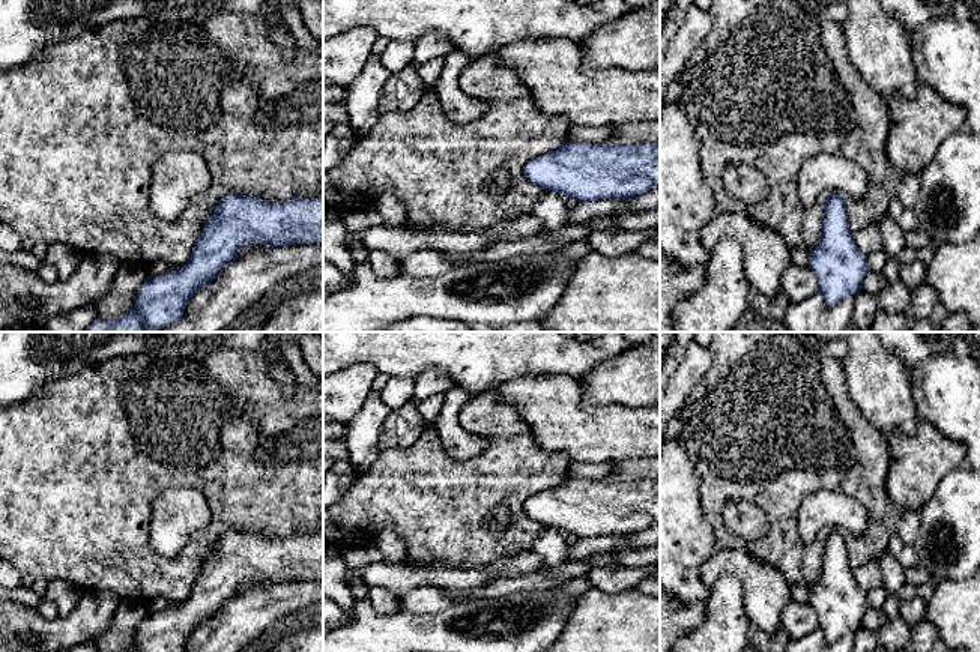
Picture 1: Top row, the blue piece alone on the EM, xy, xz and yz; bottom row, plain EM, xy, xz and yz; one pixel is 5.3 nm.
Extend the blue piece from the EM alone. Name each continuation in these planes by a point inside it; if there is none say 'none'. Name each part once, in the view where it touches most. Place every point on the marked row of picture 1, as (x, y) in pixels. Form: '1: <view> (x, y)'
none

